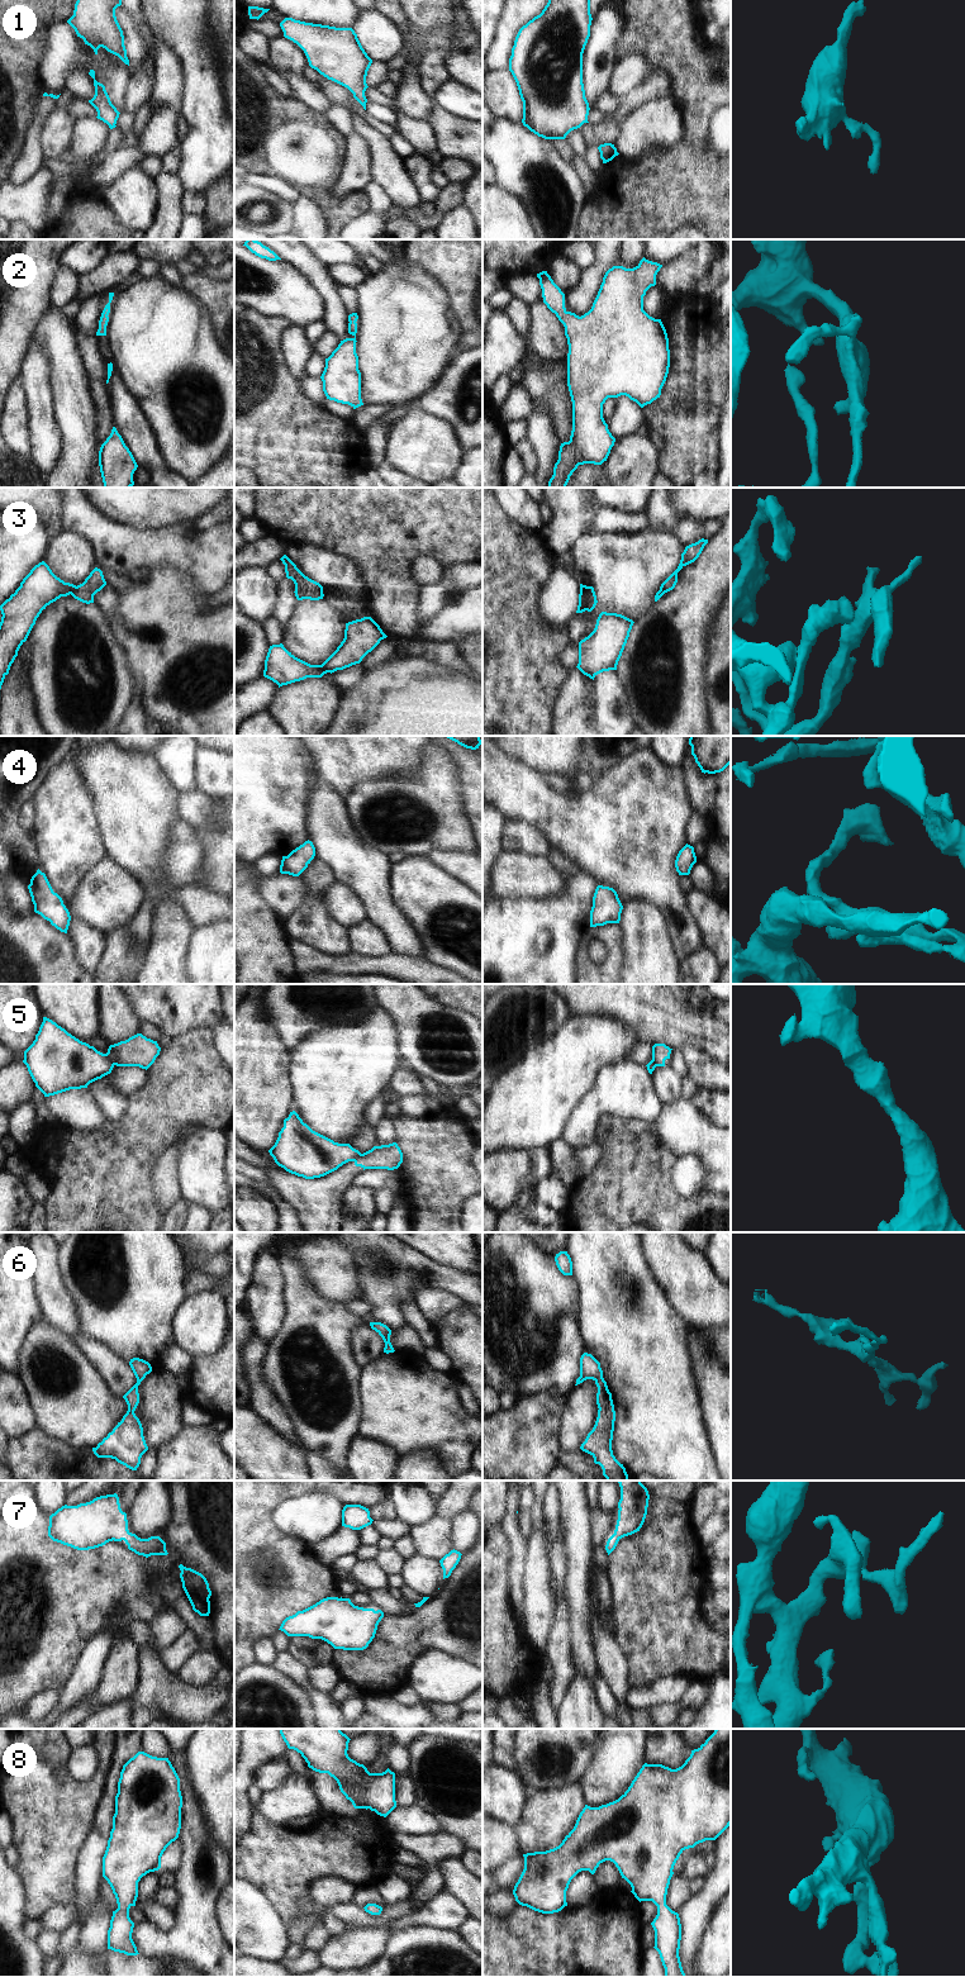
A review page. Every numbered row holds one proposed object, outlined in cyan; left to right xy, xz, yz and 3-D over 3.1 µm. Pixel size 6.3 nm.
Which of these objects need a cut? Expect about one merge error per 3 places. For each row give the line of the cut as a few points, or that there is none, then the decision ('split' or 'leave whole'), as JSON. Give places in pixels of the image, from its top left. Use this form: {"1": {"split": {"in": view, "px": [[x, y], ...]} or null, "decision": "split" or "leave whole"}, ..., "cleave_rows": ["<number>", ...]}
{"1": {"split": null, "decision": "leave whole"}, "2": {"split": null, "decision": "leave whole"}, "3": {"split": {"in": "xy", "px": [[76, 587], [70, 593]]}, "decision": "split"}, "4": {"split": null, "decision": "leave whole"}, "5": {"split": {"in": "xy", "px": [[104, 1054], [114, 1064]]}, "decision": "split"}, "6": {"split": null, "decision": "leave whole"}, "7": {"split": null, "decision": "leave whole"}, "8": {"split": null, "decision": "leave whole"}, "cleave_rows": ["3", "5"]}

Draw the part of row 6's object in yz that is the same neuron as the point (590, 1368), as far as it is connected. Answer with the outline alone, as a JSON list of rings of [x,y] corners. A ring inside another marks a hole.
[[[584,1353],[580,1358],[580,1377],[575,1386],[586,1379],[593,1379],[598,1387],[596,1405],[599,1410],[595,1425],[580,1449],[590,1454],[594,1463],[602,1467],[607,1481],[628,1481],[626,1468],[615,1459],[612,1450],[615,1421],[612,1393],[603,1378],[600,1363],[591,1354]]]

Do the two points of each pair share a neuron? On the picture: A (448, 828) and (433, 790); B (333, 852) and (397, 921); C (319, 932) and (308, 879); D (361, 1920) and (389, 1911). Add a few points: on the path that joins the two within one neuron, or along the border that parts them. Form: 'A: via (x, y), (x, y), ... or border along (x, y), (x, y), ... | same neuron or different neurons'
A: via (440, 820), (438, 813), (433, 808), (433, 799) | same neuron
B: via (350, 869), (376, 896), (380, 904) | same neuron
C: via (312, 920), (312, 892) | same neuron
D: via (367, 1920), (380, 1920), (383, 1918) | same neuron

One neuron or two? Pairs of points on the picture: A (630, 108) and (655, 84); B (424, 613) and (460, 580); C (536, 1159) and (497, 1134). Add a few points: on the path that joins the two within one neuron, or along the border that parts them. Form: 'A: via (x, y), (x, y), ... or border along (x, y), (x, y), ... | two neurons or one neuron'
A: via (636, 101), (649, 90) | one neuron
B: via (429, 603), (450, 583) | one neuron
C: border along (547, 1149), (538, 1148), (528, 1151) | two neurons

